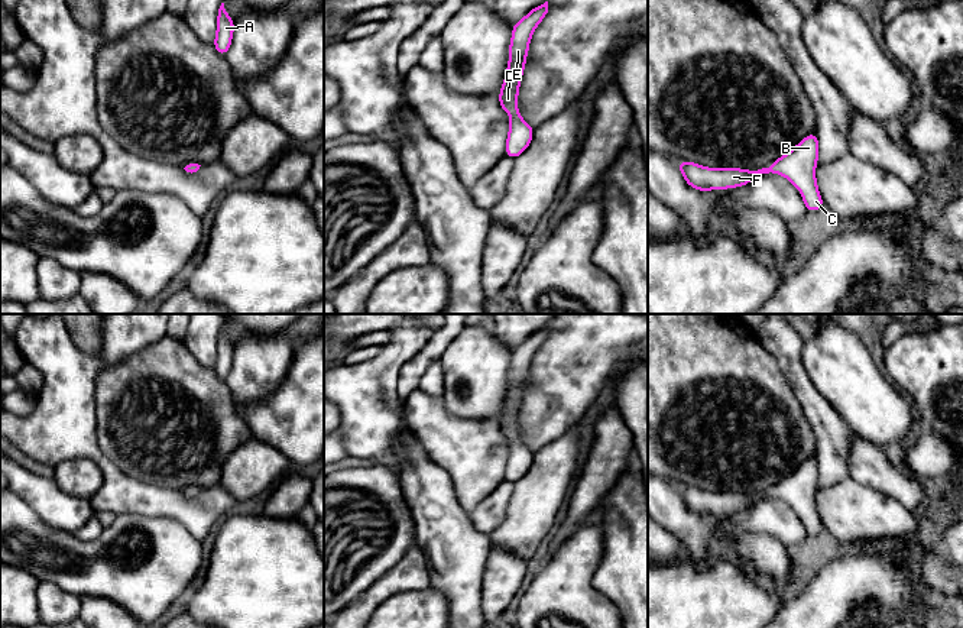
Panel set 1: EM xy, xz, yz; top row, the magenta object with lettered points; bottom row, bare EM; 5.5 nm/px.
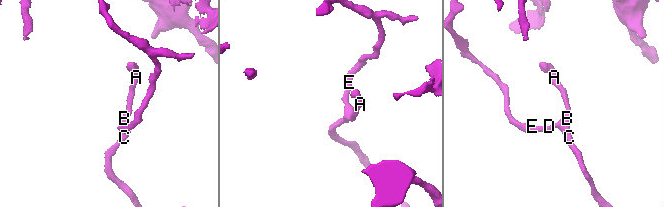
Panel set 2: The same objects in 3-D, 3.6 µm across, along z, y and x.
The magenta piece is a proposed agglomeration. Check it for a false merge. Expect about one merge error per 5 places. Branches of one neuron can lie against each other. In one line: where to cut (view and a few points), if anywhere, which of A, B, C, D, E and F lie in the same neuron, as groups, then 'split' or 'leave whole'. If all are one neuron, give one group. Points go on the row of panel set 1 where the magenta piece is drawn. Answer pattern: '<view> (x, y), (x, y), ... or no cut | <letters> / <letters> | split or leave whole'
no cut | A B C D E F | leave whole

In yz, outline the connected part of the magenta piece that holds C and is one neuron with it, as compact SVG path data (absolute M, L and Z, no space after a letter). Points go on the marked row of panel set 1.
M816 132L804 137L794 149L776 159L771 166L758 171L737 168L704 168L694 162L677 162L685 182L704 192L707 190L724 190L749 184L762 174L779 174L789 179L802 195L808 211L824 207L816 181L818 159L818 139Z

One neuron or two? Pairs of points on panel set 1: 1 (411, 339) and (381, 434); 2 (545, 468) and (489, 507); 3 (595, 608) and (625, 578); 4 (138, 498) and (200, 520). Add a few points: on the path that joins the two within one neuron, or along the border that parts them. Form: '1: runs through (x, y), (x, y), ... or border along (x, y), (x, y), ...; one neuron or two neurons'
1: runs through (388, 362), (375, 379), (375, 411); one neuron
2: border along (514, 484), (514, 492), (505, 518), (501, 523); two neurons
3: border along (597, 563), (593, 572), (593, 585), (619, 612); two neurons
4: runs through (153, 501), (174, 504), (184, 510); one neuron

